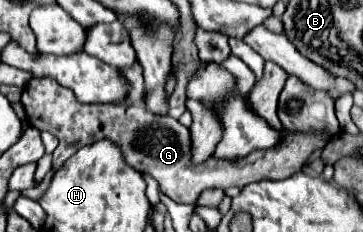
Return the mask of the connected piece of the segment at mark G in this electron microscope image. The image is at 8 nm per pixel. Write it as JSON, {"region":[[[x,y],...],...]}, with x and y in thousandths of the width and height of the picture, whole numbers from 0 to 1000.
{"region":[[[88,336],[61,405],[61,448],[72,466],[72,517],[83,543],[105,552],[105,560],[127,560],[138,578],[149,578],[165,621],[143,664],[143,724],[149,741],[231,621],[259,621],[270,603],[303,603],[314,612],[331,647],[336,672],[347,690],[347,707],[358,707],[364,724],[375,724],[380,741],[402,741],[413,750],[430,784],[446,836],[457,836],[463,853],[485,862],[485,871],[507,871],[507,879],[540,879],[545,845],[556,819],[567,810],[634,810],[634,802],[656,802],[672,810],[694,784],[716,784],[716,776],[782,776],[793,759],[804,759],[810,741],[821,741],[848,681],[871,655],[887,647],[904,612],[909,612],[909,578],[898,569],[832,569],[832,578],[788,578],[777,586],[777,612],[755,638],[738,647],[716,647],[716,655],[689,655],[683,672],[672,672],[672,690],[595,690],[595,681],[573,681],[562,707],[540,707],[529,698],[529,629],[523,629],[523,569],[518,543],[501,543],[485,509],[474,500],[430,500],[408,474],[397,474],[397,457],[386,448],[220,448],[204,414],[198,388],[154,362],[154,345],[143,336]]]}

